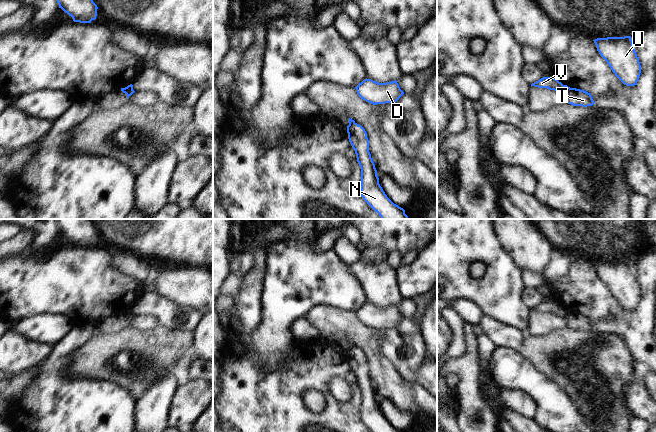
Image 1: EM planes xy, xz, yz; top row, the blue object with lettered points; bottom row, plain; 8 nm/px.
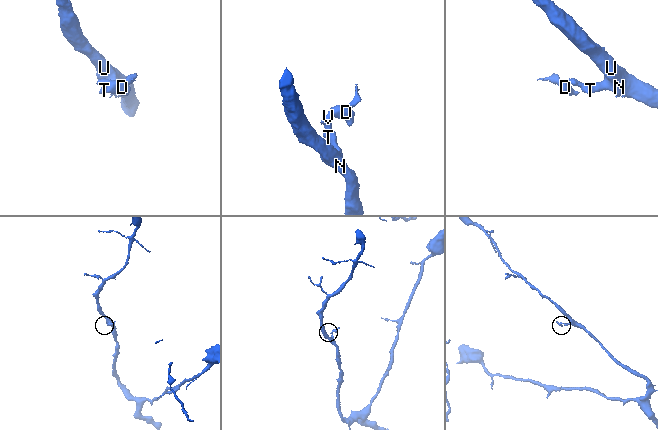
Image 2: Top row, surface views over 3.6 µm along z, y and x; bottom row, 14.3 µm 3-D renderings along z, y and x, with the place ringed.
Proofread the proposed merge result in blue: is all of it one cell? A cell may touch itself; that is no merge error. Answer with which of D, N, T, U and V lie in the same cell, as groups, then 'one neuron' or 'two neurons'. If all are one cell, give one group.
D V / N T U | two neurons

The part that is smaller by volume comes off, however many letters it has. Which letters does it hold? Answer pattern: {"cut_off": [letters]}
{"cut_off": ["D", "V"]}

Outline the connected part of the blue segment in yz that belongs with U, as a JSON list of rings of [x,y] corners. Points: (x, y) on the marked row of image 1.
[[[631,36],[597,38],[593,41],[615,76],[626,86],[636,85],[641,65]]]

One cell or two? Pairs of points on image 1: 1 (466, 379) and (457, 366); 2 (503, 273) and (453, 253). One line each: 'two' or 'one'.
1: one
2: one

